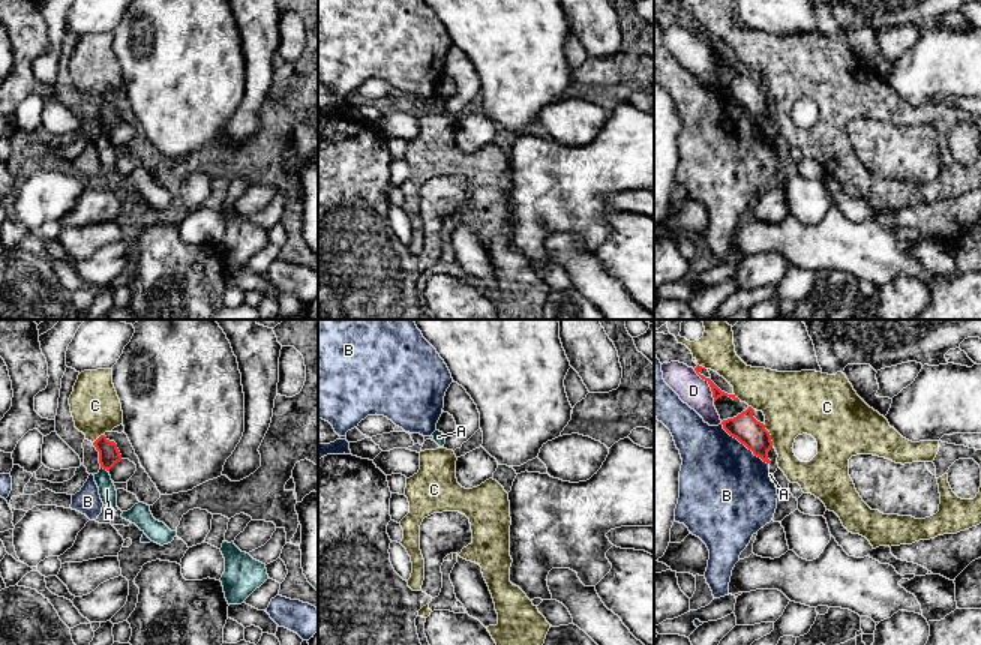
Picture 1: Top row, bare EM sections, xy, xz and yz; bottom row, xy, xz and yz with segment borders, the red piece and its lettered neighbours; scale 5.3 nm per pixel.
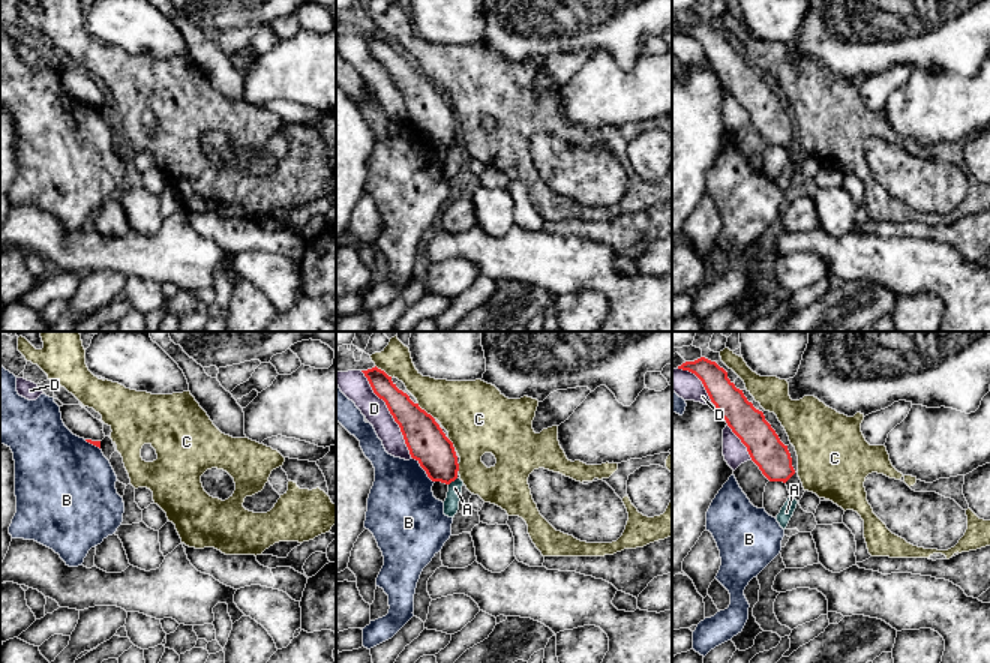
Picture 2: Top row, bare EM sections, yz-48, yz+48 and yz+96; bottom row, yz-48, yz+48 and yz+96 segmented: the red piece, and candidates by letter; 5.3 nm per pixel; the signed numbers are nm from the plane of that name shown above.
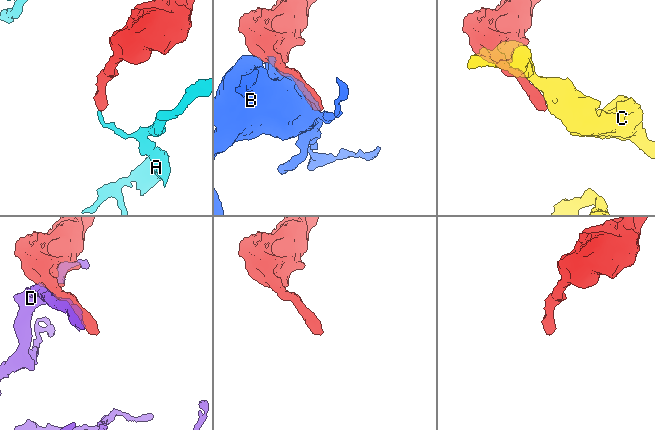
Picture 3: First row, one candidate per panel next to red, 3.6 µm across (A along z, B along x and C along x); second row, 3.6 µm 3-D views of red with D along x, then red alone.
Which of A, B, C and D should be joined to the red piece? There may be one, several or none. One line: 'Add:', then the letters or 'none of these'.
Add: none of these

